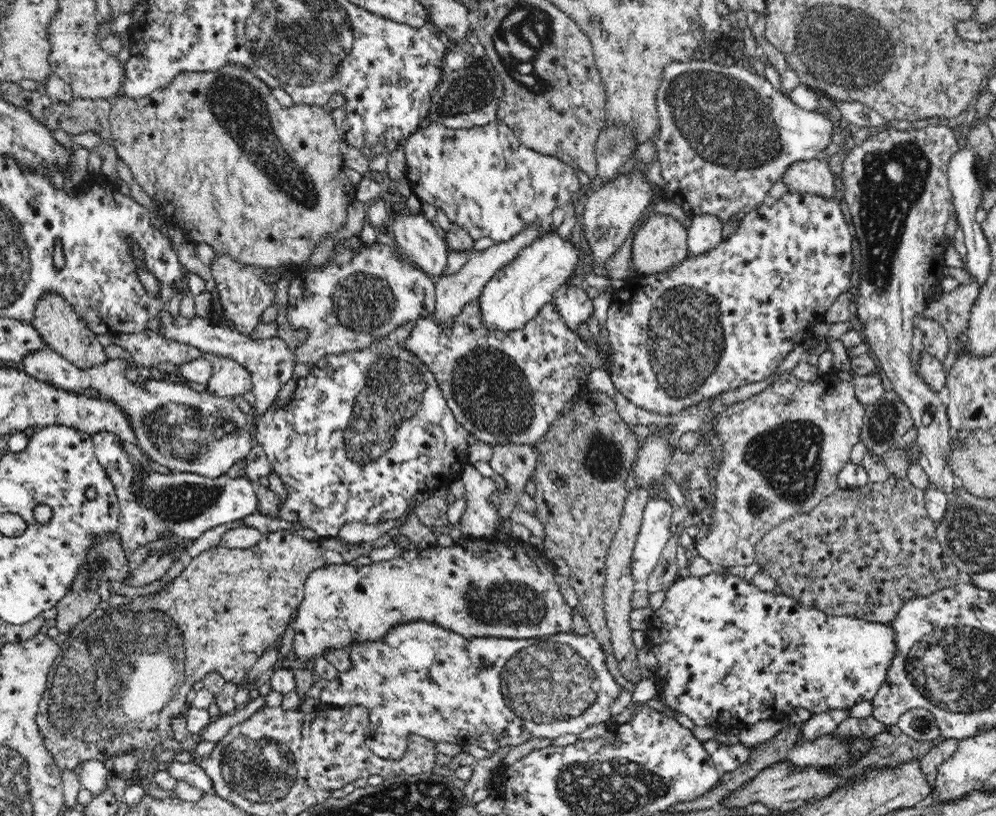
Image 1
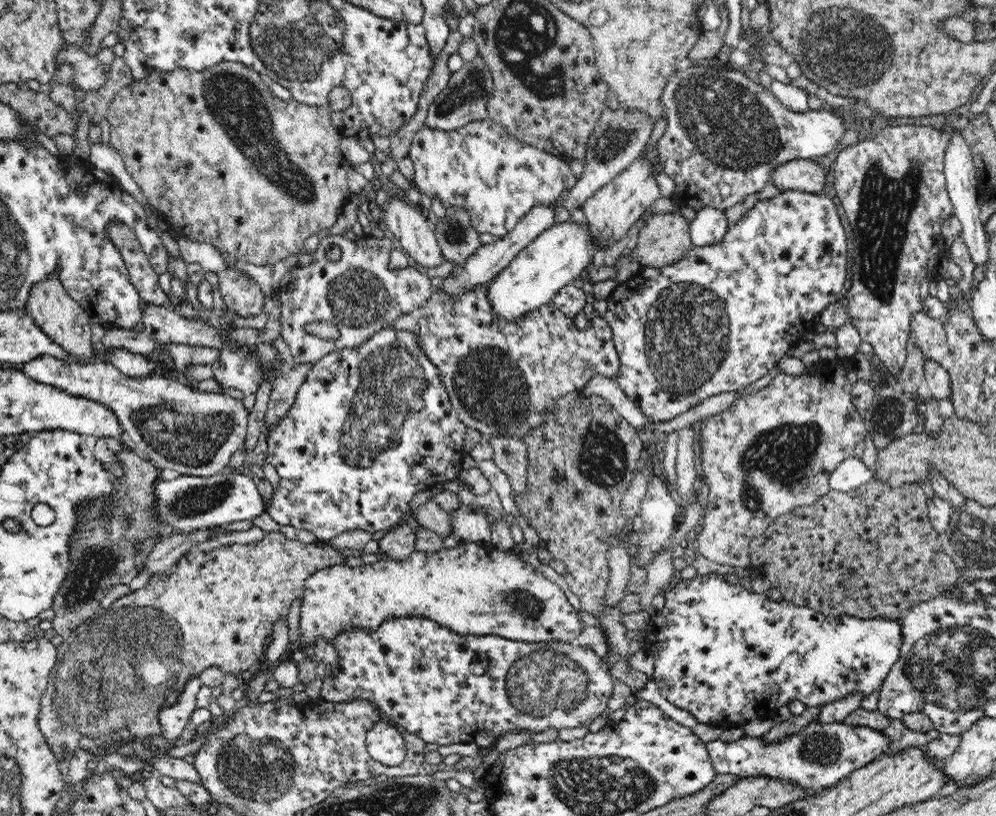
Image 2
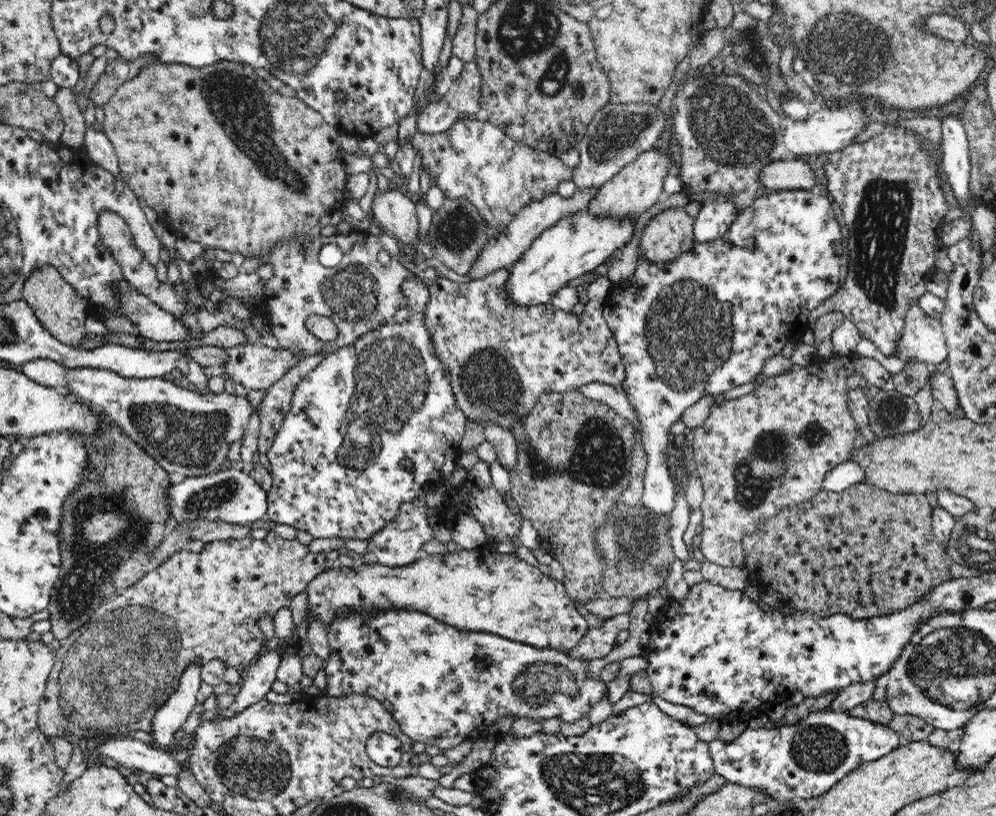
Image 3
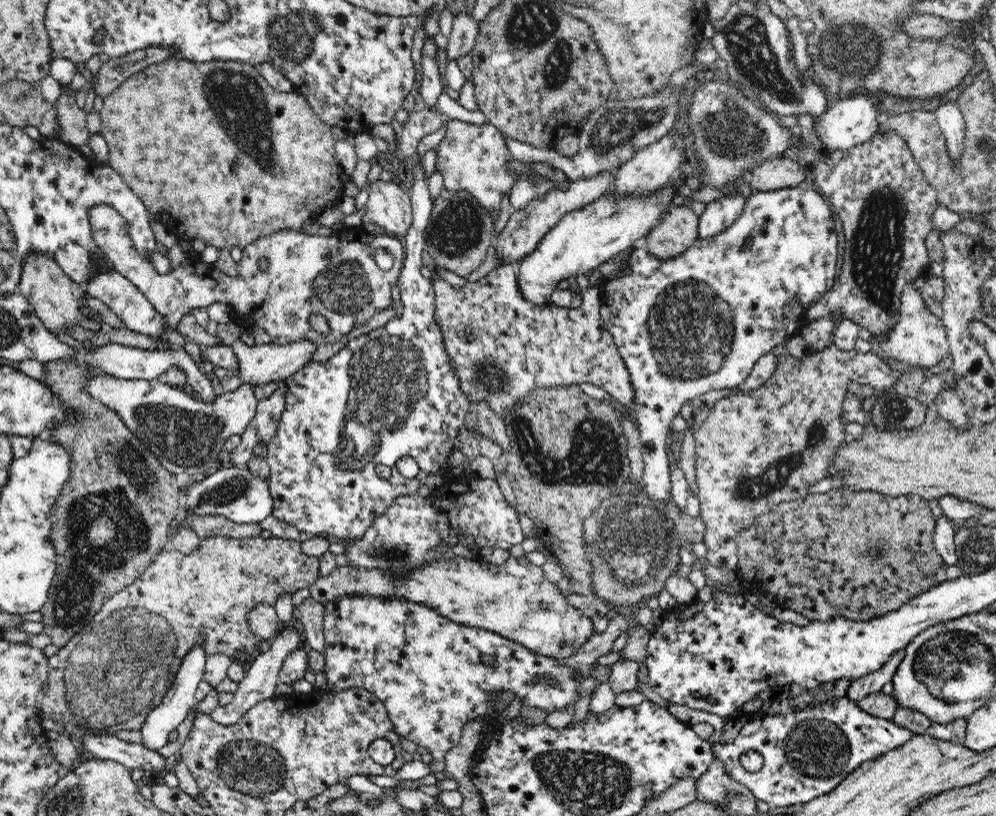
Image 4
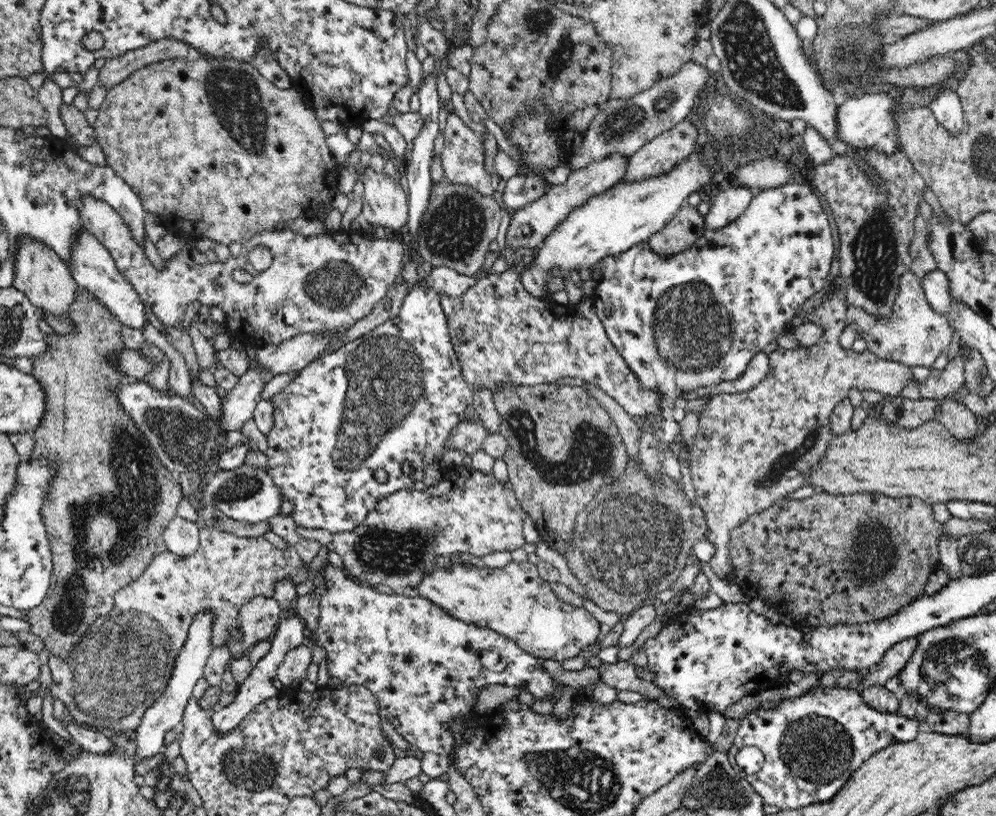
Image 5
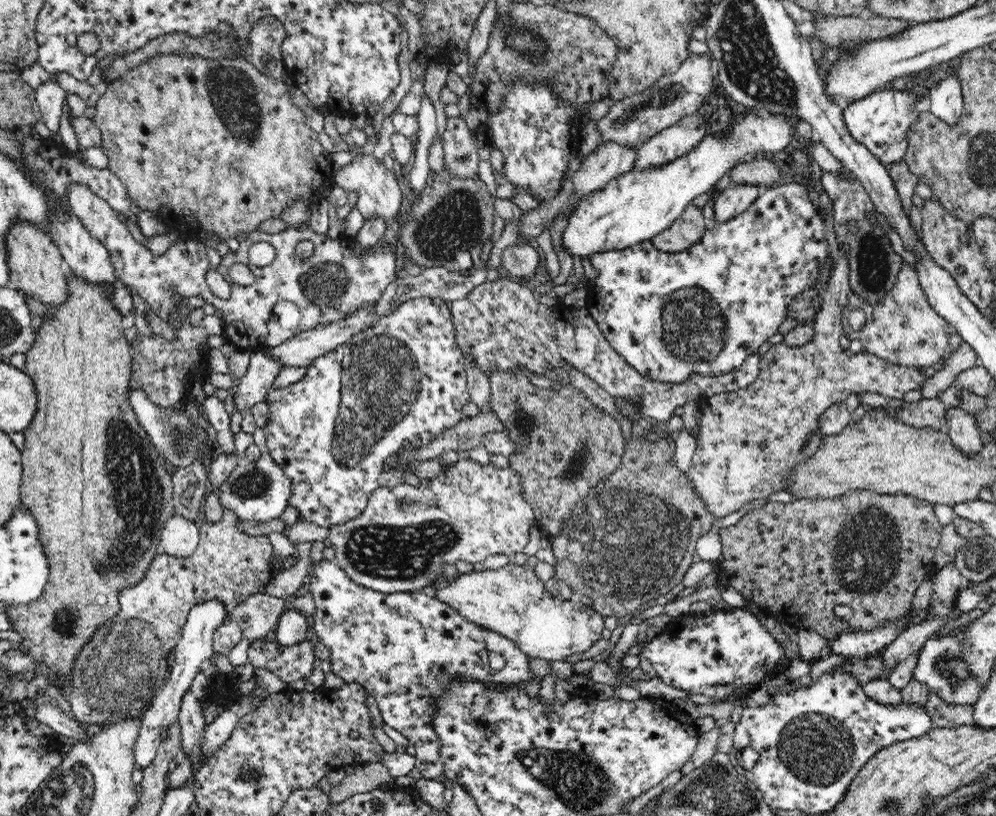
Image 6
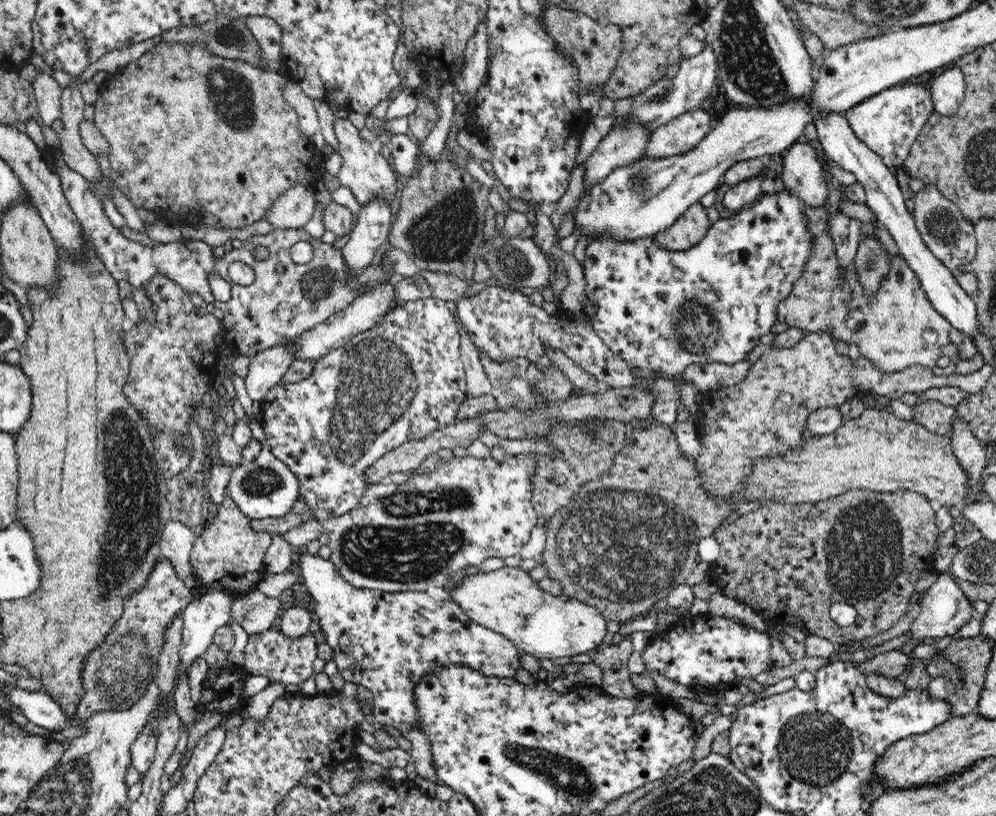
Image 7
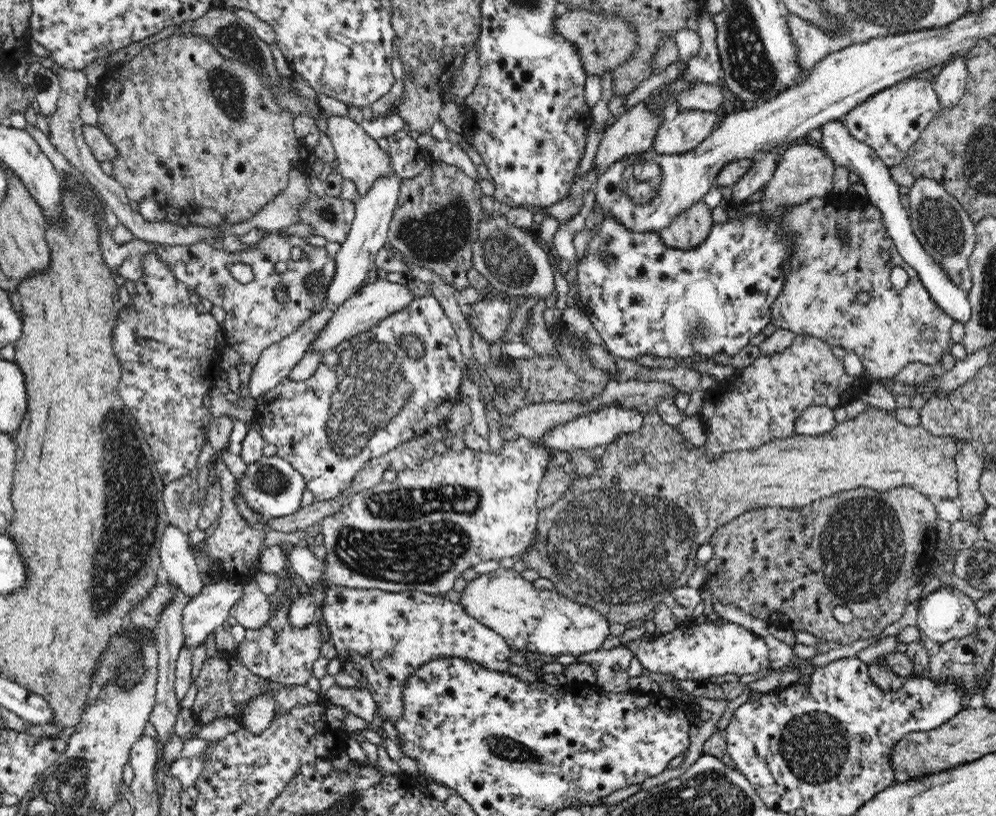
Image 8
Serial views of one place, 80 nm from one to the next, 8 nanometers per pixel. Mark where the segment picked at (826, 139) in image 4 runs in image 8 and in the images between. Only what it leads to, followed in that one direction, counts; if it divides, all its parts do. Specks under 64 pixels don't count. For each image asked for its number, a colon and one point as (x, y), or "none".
5: (866, 120)
6: (880, 121)
7: (888, 122)
8: (890, 122)

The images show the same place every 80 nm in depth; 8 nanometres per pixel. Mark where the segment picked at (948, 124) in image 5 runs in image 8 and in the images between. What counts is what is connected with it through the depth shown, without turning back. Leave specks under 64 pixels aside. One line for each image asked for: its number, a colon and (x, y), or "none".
6: (946, 101)
7: (947, 91)
8: (950, 84)

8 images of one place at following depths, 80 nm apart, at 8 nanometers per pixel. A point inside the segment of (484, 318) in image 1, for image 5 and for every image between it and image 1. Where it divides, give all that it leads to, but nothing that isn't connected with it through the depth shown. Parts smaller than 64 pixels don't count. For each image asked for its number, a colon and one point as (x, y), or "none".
2: (554, 259)
3: (578, 243)
4: (583, 239)
5: (627, 214)

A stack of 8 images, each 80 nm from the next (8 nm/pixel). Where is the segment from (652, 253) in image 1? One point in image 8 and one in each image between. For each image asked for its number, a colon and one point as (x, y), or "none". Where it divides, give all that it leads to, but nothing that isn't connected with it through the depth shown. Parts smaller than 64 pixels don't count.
2: (664, 240)
3: (669, 234)
4: (676, 231)
5: (687, 225)
6: (687, 230)
7: (689, 229)
8: (688, 230)

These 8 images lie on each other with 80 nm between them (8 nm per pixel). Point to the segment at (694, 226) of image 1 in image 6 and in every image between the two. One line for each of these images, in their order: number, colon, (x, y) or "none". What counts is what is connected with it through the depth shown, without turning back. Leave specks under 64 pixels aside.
2: (709, 226)
3: (714, 218)
4: (718, 215)
5: (728, 205)
6: (730, 203)

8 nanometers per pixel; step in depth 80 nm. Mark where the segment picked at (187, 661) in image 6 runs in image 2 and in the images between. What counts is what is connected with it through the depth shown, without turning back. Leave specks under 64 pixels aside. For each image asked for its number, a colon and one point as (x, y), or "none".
2: (174, 719)
3: (172, 715)
4: (177, 703)
5: (167, 714)

